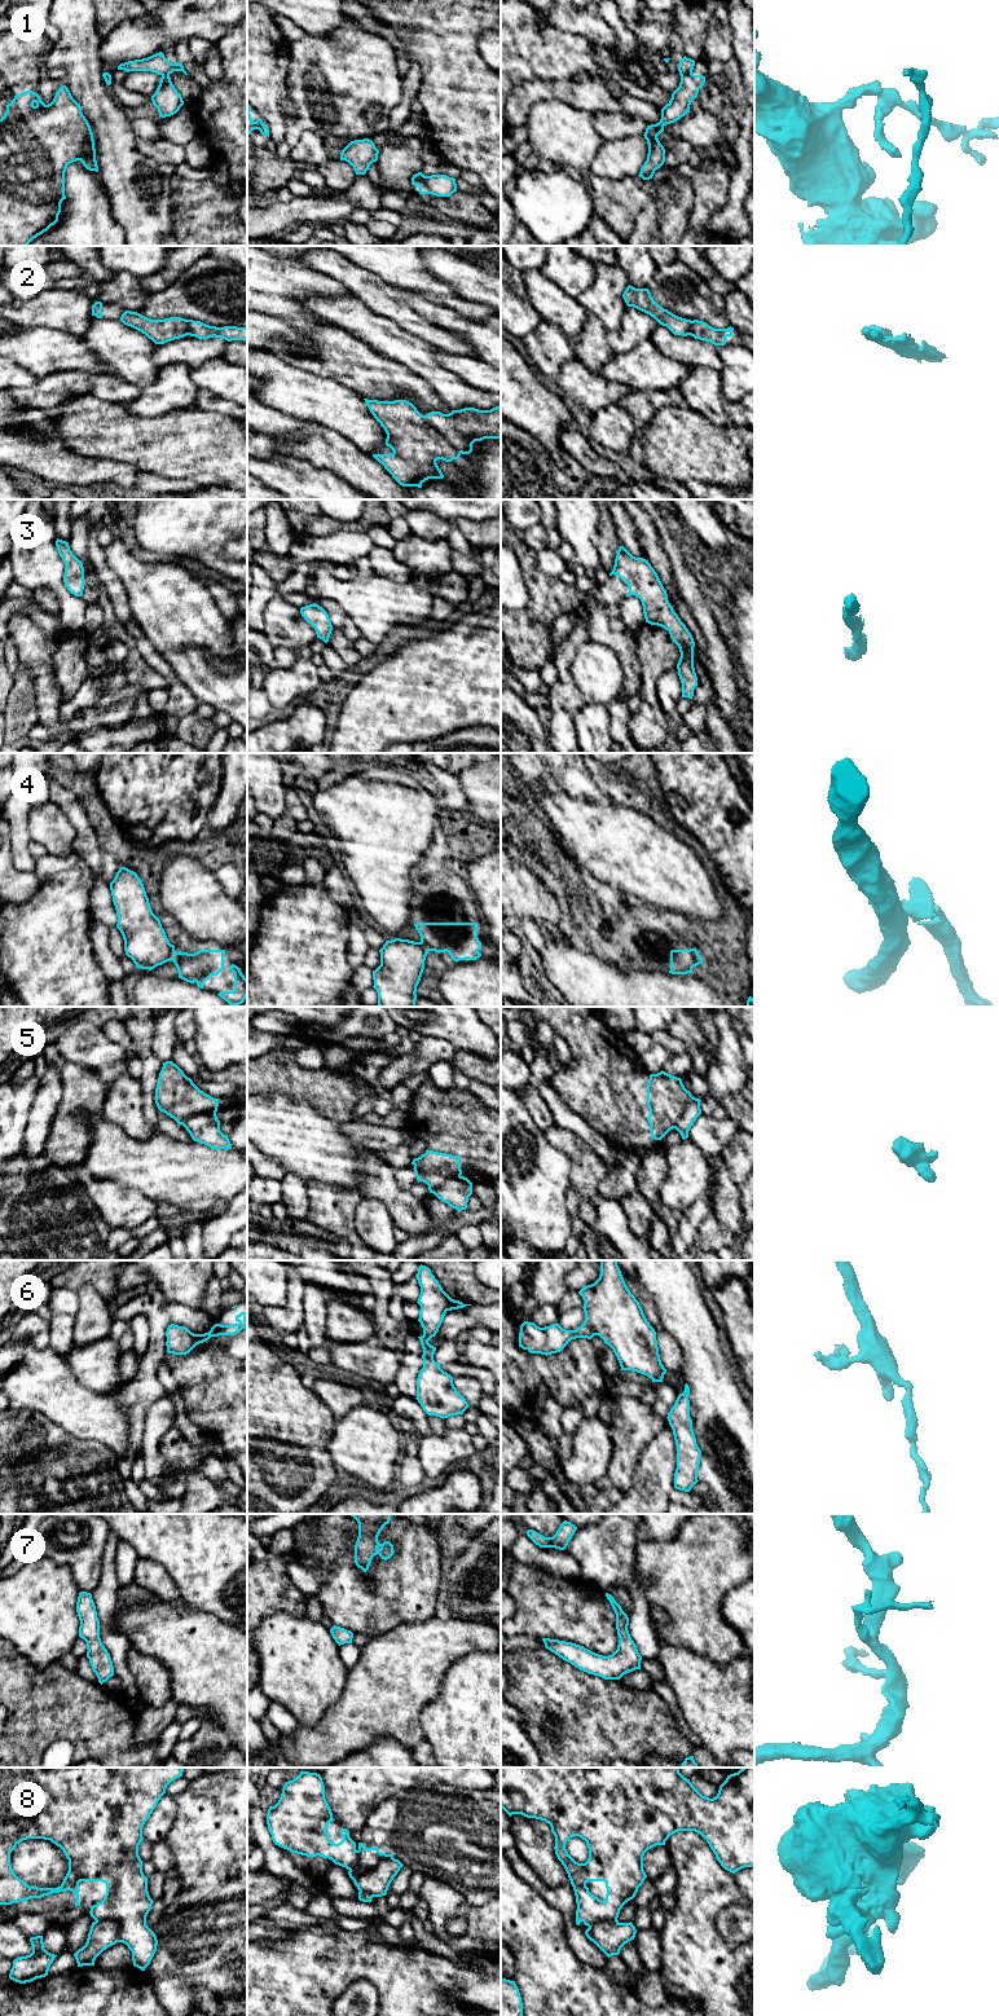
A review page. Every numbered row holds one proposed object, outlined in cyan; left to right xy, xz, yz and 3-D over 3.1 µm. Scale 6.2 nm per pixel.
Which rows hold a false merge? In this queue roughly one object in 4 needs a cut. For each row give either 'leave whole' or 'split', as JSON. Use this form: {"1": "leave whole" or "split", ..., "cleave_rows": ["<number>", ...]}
{"1": "split", "2": "split", "3": "leave whole", "4": "split", "5": "split", "6": "leave whole", "7": "leave whole", "8": "split", "cleave_rows": ["1", "2", "4", "5", "8"]}

